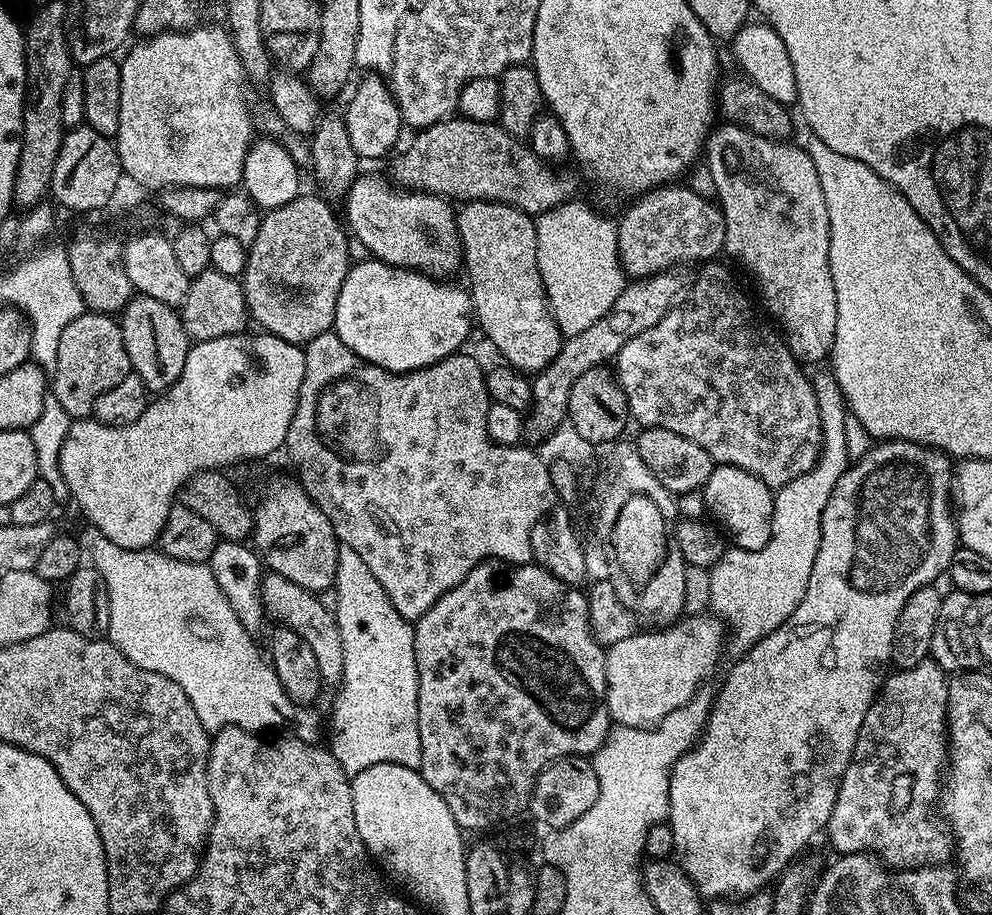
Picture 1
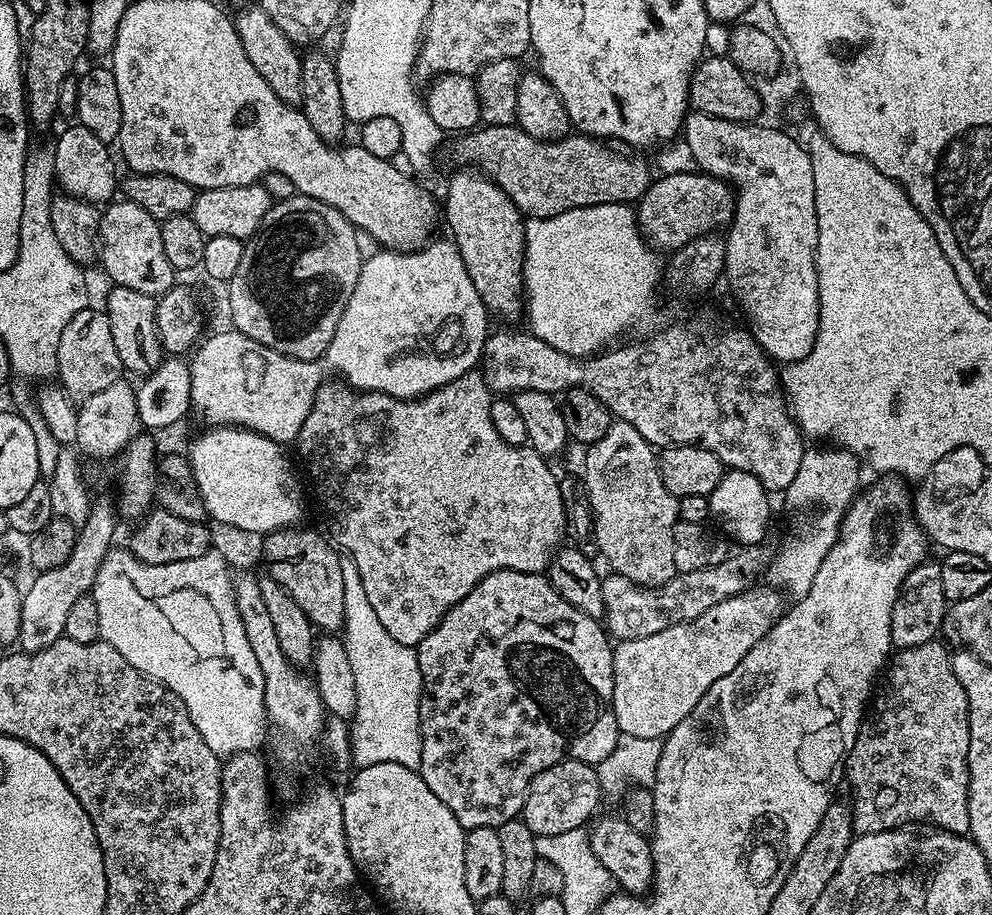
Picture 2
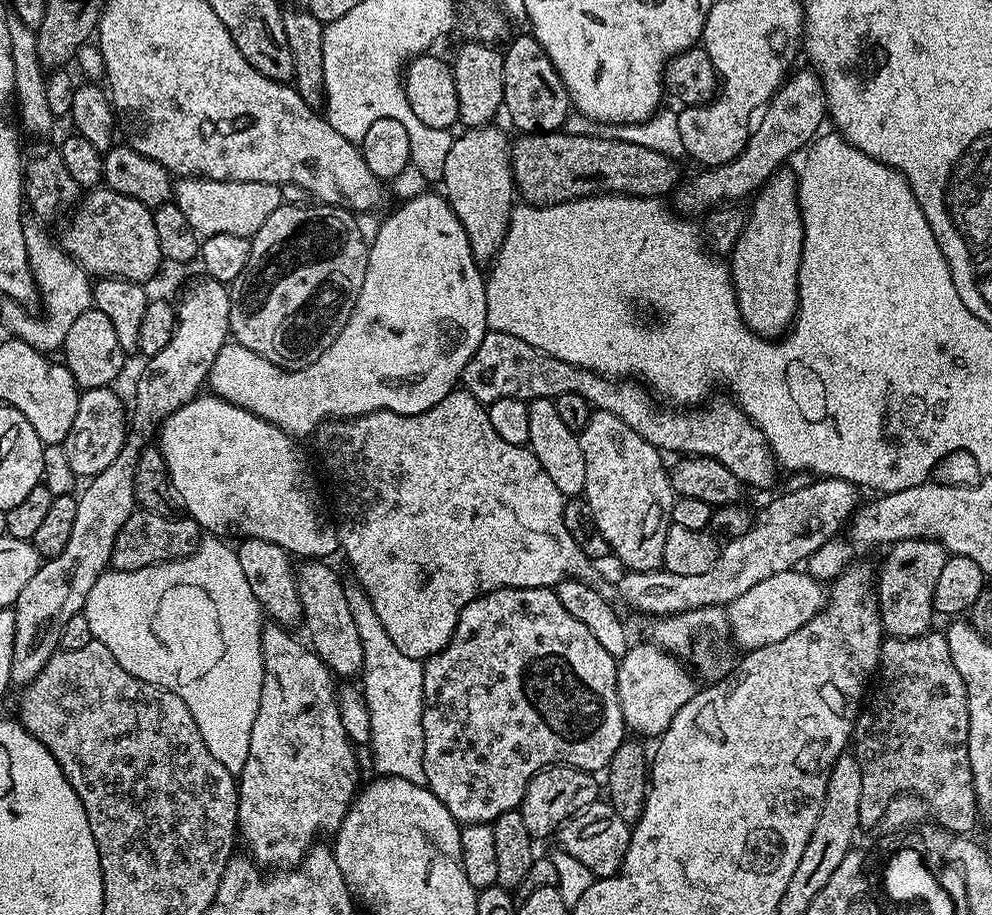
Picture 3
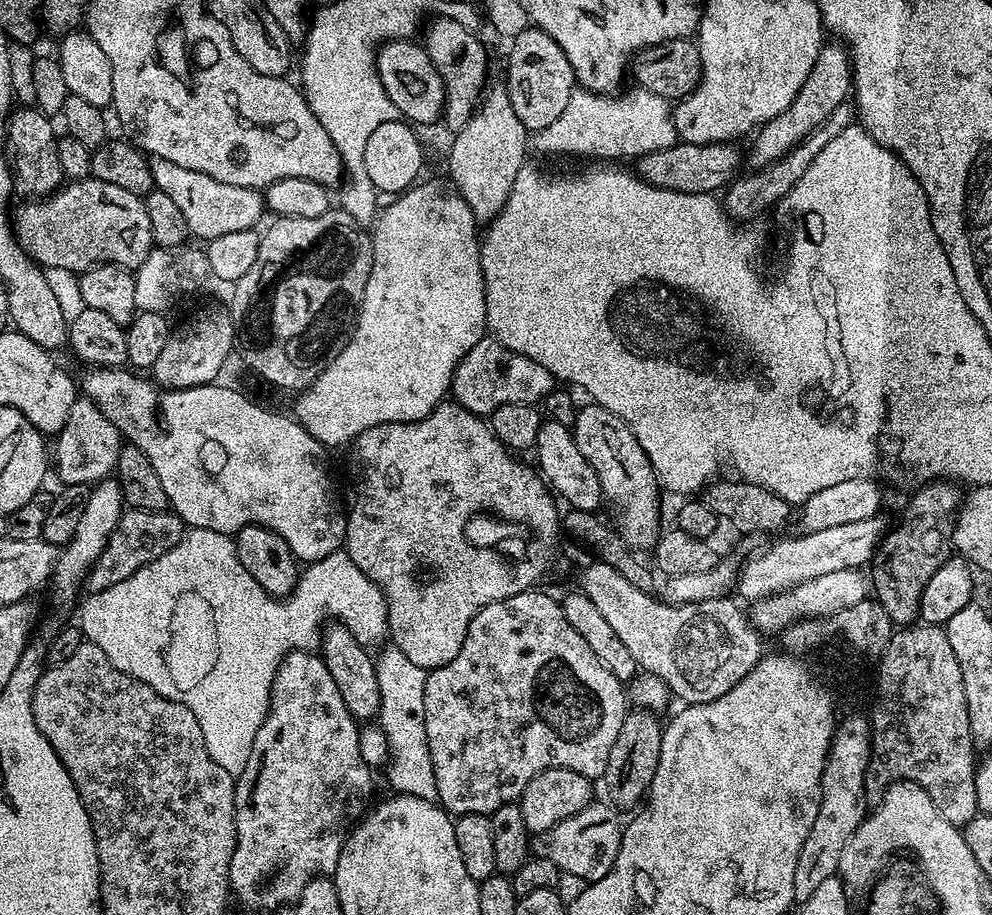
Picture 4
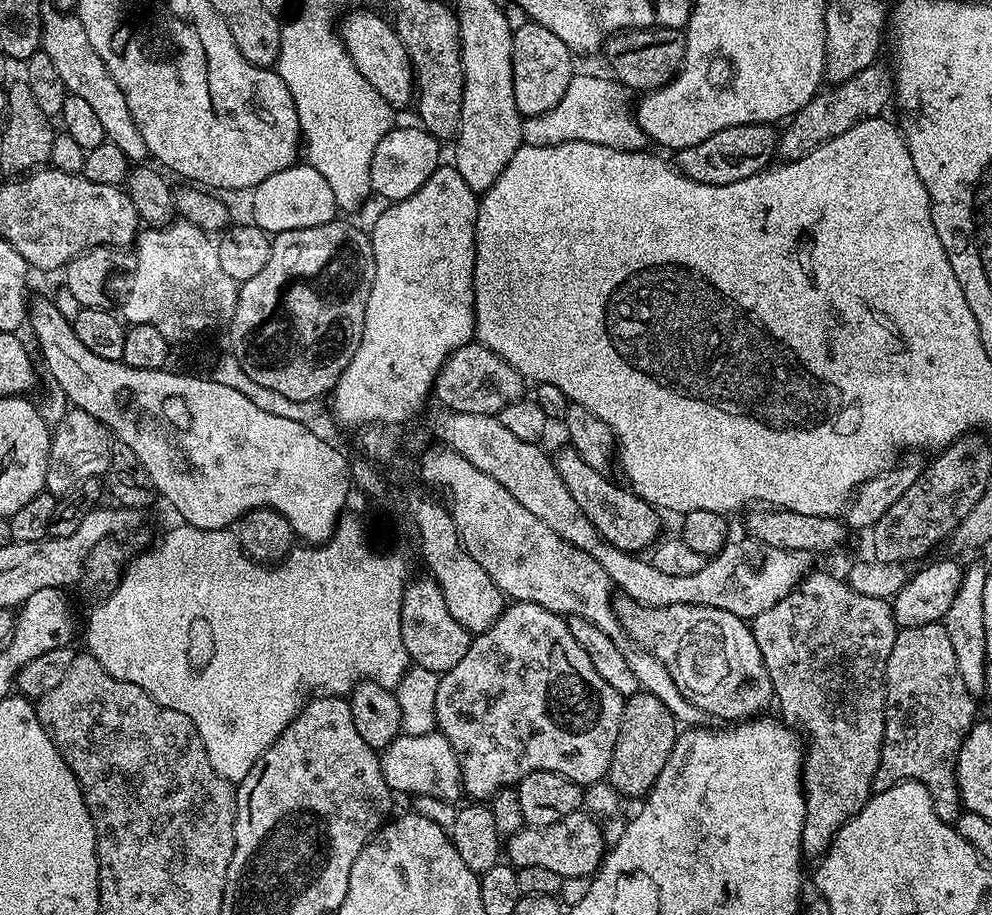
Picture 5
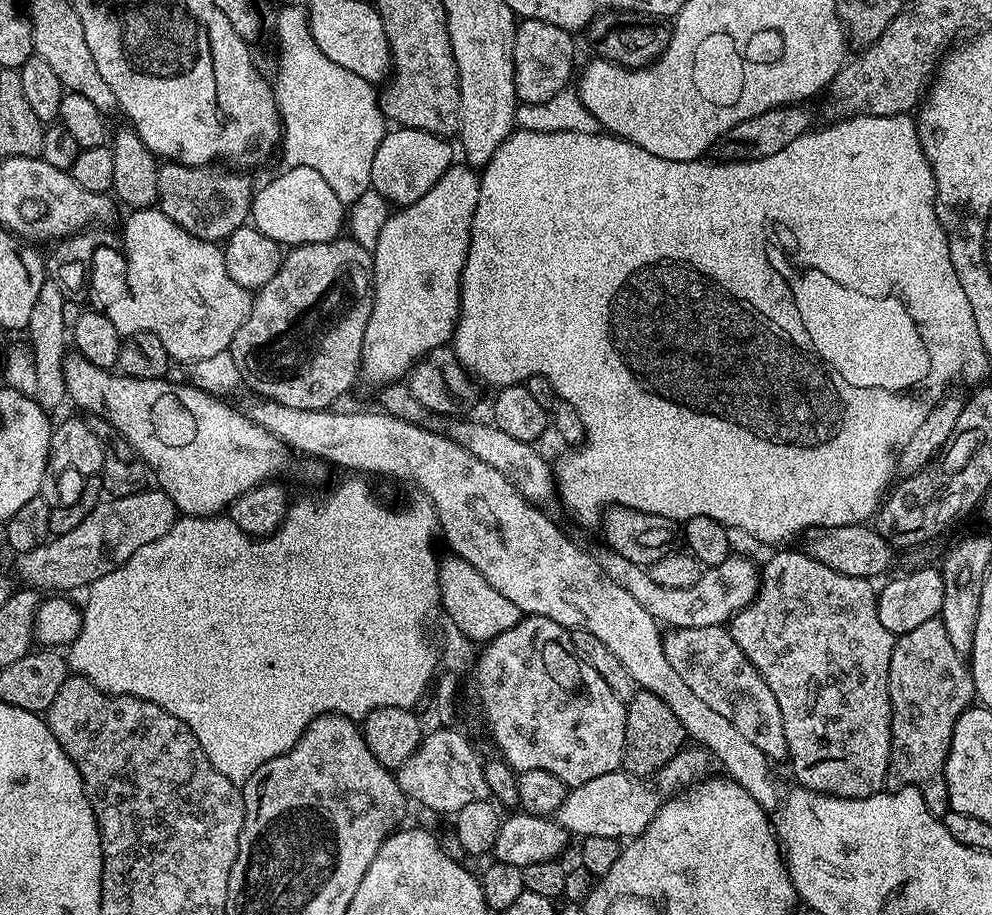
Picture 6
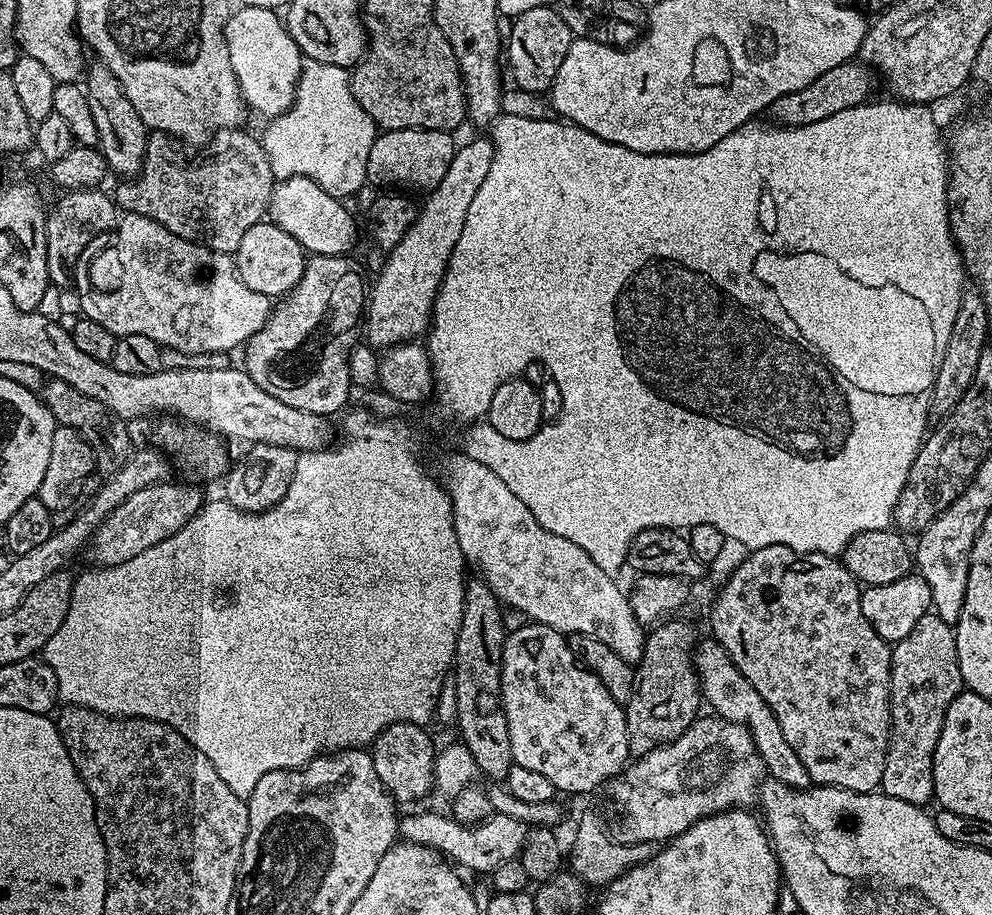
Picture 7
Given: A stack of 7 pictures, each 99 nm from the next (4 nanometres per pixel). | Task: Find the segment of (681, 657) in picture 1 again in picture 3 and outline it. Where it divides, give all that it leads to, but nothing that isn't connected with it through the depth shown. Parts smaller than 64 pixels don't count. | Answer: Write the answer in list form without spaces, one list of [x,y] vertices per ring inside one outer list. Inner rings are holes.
[[[793,570],[774,574],[770,578],[762,578],[758,586],[750,586],[746,594],[734,598],[734,602],[727,605],[732,639],[740,650],[774,646],[774,642],[790,638],[794,630],[798,630],[810,618],[817,616],[825,603],[825,585],[815,580],[813,576],[809,576],[807,571]],[[651,642],[633,643],[626,655],[619,657],[616,666],[616,685],[625,725],[631,731],[633,728],[641,732],[636,733],[641,737],[659,737],[670,726],[670,722],[674,722],[674,714],[678,714],[678,710],[690,702],[694,691],[691,679],[689,669],[675,656],[668,655]]]

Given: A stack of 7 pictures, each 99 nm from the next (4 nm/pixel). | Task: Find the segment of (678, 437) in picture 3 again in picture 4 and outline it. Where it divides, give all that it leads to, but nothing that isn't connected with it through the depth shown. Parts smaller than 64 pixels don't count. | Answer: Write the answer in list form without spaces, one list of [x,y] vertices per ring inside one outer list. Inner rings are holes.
[[[485,338],[476,343],[474,350],[470,350],[466,358],[458,362],[454,370],[450,396],[455,403],[461,404],[475,416],[487,417],[506,402],[539,405],[557,384],[556,377],[550,374],[550,370],[546,370],[546,366],[510,350],[501,340]]]

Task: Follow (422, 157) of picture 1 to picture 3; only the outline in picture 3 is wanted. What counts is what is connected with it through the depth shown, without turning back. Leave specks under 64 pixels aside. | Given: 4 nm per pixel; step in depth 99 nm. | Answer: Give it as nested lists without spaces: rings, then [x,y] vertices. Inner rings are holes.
[[[565,130],[558,132],[533,132],[531,134],[524,134],[519,137],[520,141],[515,141],[512,144],[512,179],[515,187],[518,189],[525,201],[529,204],[561,204],[562,202],[570,202],[571,200],[581,200],[587,196],[607,196],[615,194],[617,196],[647,196],[649,198],[664,198],[669,195],[681,183],[682,175],[680,176],[680,168],[675,159],[668,157],[666,154],[660,154],[657,150],[650,150],[649,147],[638,146],[632,142],[611,140],[600,134],[593,134],[587,136],[575,136]]]

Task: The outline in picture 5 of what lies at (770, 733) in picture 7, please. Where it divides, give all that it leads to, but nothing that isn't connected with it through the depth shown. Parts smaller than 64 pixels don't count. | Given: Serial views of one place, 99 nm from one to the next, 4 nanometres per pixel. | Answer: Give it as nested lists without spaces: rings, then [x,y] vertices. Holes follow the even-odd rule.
[[[623,594],[617,595],[612,602],[618,622],[624,628],[628,639],[645,648],[666,670],[670,670],[670,678],[684,691],[690,702],[698,706],[709,717],[717,716],[720,722],[739,722],[755,718],[765,711],[768,703],[773,703],[774,693],[770,674],[766,670],[766,662],[762,662],[762,650],[758,650],[758,642],[754,642],[752,625],[740,616],[730,614],[730,610],[718,610],[714,606],[698,606],[697,604],[679,604],[678,606],[646,606],[639,604]]]

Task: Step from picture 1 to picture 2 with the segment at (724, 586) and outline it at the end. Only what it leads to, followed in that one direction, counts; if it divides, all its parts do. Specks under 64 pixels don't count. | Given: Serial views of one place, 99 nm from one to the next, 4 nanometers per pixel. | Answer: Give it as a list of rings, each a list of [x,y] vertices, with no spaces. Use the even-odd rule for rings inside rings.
[[[843,446],[827,447],[805,447],[802,466],[798,474],[794,474],[794,482],[790,482],[786,489],[790,507],[820,509],[809,520],[793,526],[792,536],[785,538],[784,545],[777,550],[776,556],[774,552],[766,569],[767,583],[789,597],[792,595],[792,598],[805,596],[810,586],[814,586],[818,566],[822,566],[822,558],[826,558],[826,554],[834,546],[836,535],[840,533],[840,523],[862,488],[862,464],[858,457]]]

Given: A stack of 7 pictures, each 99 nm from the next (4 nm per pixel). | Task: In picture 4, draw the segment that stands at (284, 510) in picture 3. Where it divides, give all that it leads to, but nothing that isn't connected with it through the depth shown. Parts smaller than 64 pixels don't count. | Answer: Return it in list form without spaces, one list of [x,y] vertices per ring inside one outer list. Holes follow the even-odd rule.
[[[92,368],[85,372],[88,373],[83,376],[82,380],[80,378],[78,382],[81,393],[87,399],[94,401],[99,409],[110,419],[110,422],[114,422],[114,426],[119,430],[121,437],[125,441],[138,446],[138,450],[142,450],[142,454],[146,454],[146,458],[150,458],[150,466],[154,466],[154,470],[158,474],[158,482],[162,482],[162,490],[166,490],[166,498],[171,511],[180,516],[189,529],[205,528],[215,532],[235,534],[243,530],[247,524],[260,524],[263,528],[274,530],[274,534],[278,534],[284,539],[290,546],[292,555],[300,562],[321,560],[332,552],[341,551],[344,543],[346,520],[342,515],[341,509],[339,512],[332,505],[332,480],[328,477],[327,466],[324,465],[325,445],[321,444],[319,440],[315,440],[291,415],[283,416],[280,412],[271,412],[270,409],[263,408],[260,404],[255,404],[250,397],[243,396],[242,393],[235,392],[232,388],[223,388],[223,383],[220,382],[203,384],[193,388],[173,388],[161,391],[155,383],[149,382],[147,379],[144,381],[140,377],[143,375],[137,374],[132,370],[125,370],[124,368]]]

